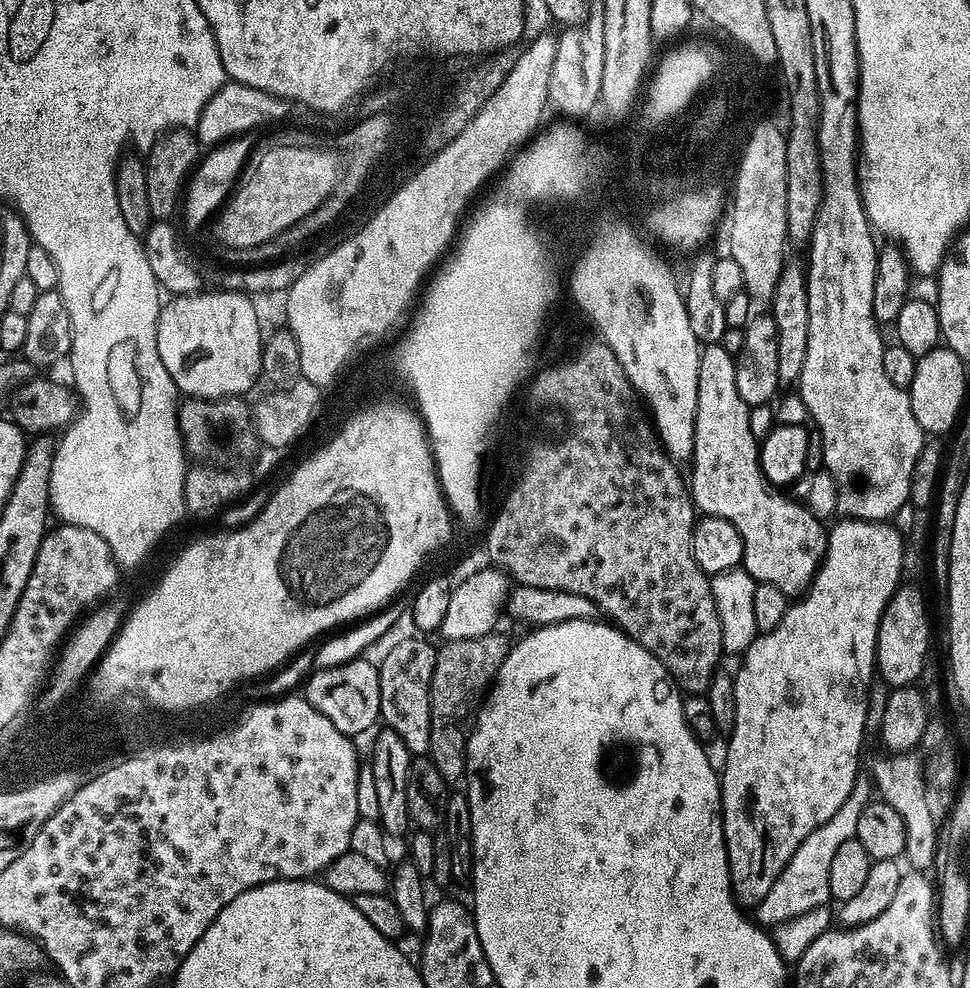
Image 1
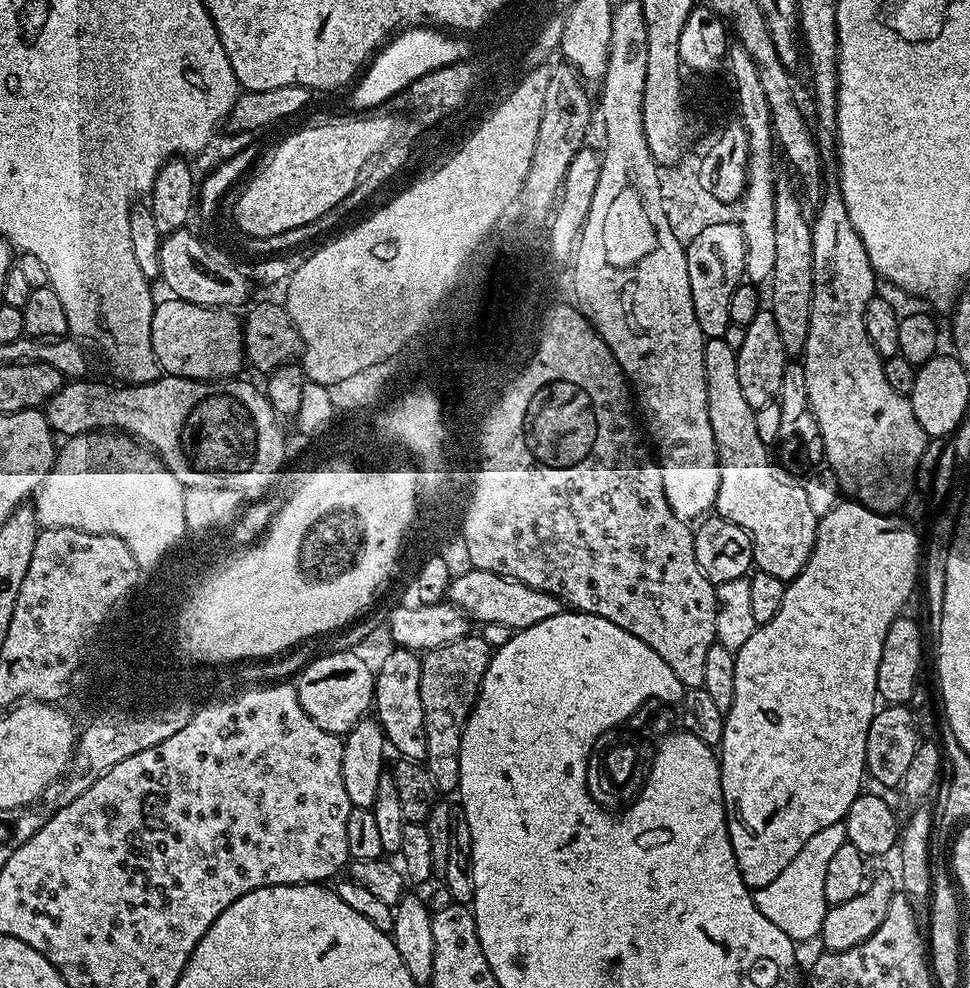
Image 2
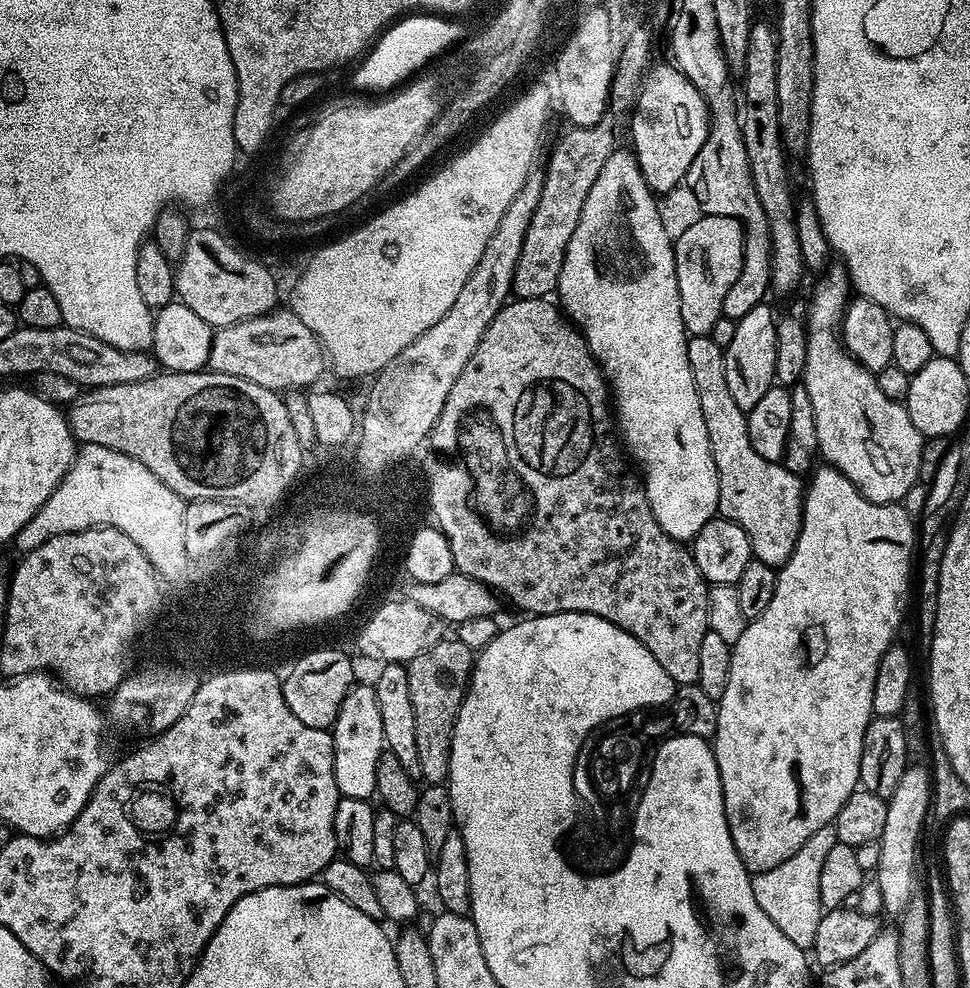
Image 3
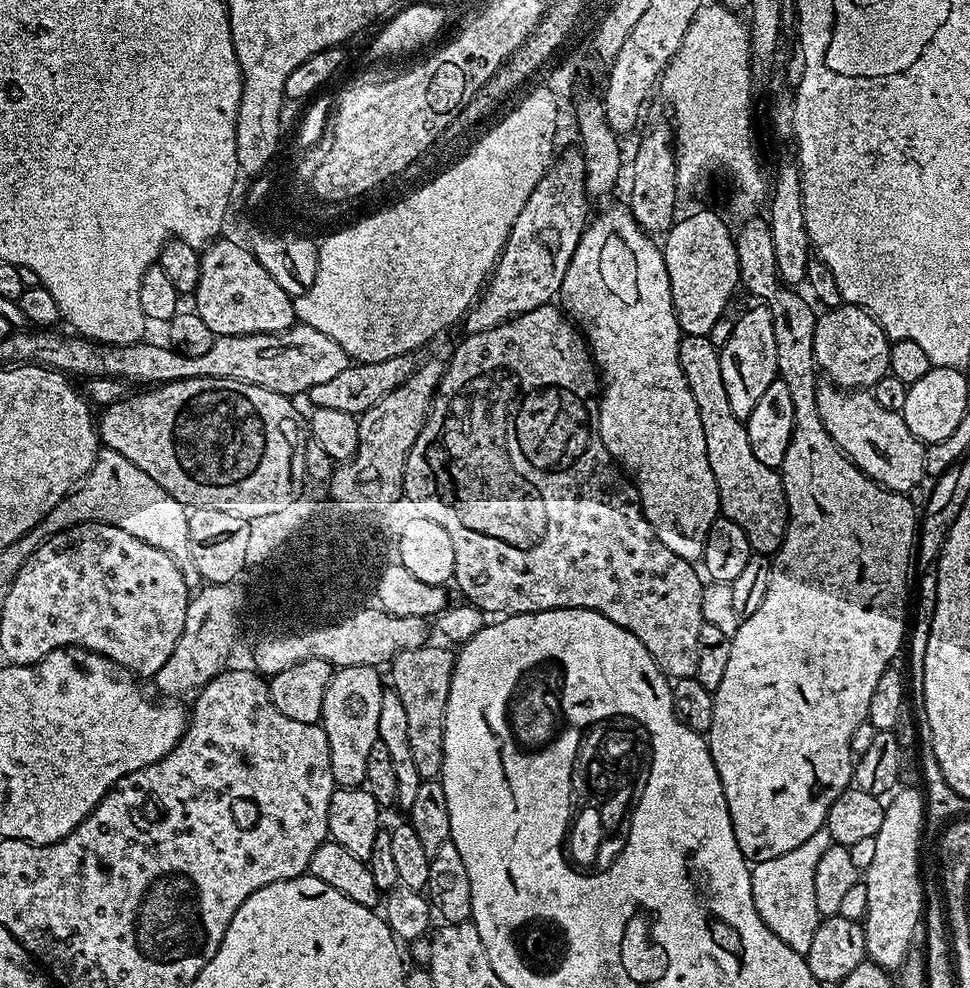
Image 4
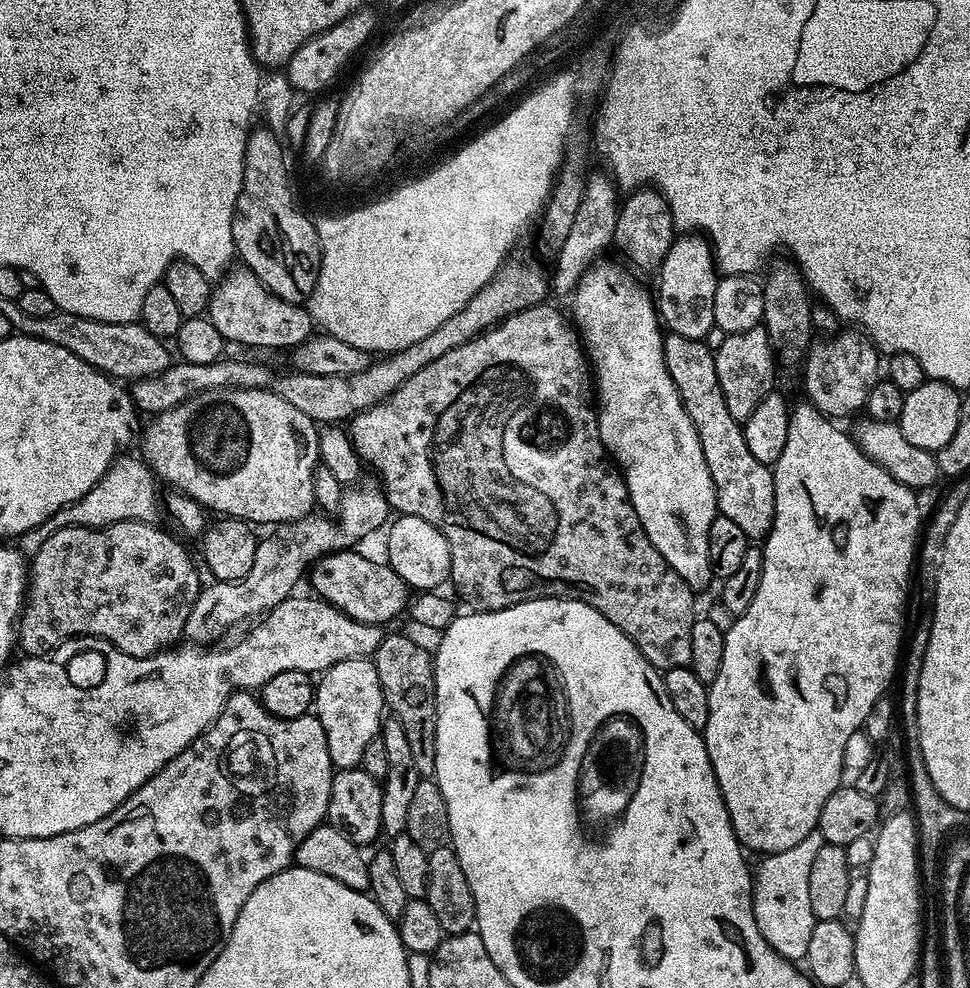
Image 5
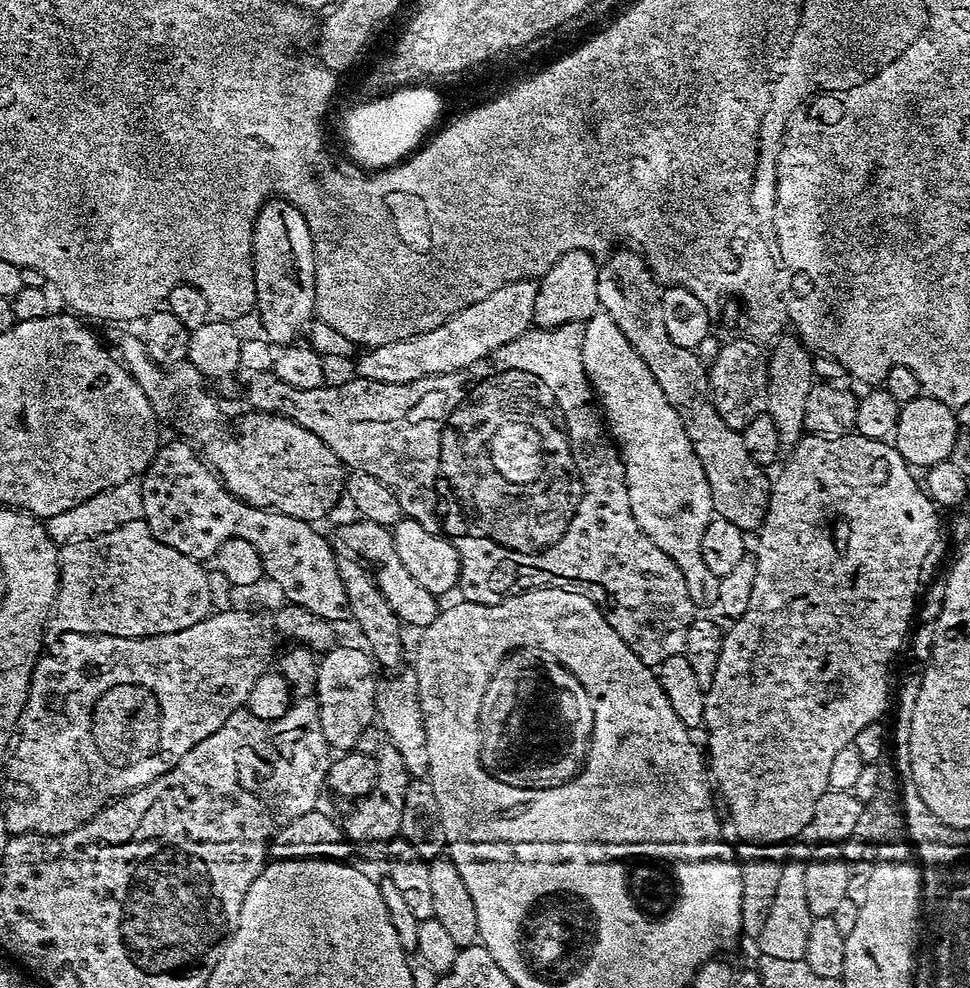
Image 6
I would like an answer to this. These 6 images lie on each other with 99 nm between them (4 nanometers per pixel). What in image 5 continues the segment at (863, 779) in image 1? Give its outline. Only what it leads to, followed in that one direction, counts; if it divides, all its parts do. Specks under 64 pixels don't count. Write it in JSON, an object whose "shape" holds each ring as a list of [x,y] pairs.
{"shape":[[[819,830],[811,832],[802,838],[802,842],[790,846],[790,850],[767,853],[754,870],[754,922],[758,922],[758,930],[762,930],[762,938],[766,938],[771,948],[793,962],[803,961],[810,946],[810,934],[814,934],[817,919],[810,907],[810,869],[824,844],[824,836]]]}

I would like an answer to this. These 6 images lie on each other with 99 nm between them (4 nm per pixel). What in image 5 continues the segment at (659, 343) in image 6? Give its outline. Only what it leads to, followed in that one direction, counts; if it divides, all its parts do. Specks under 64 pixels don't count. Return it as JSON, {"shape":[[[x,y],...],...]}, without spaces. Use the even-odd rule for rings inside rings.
{"shape":[[[651,186],[629,191],[625,196],[628,197],[625,200],[623,197],[616,214],[612,244],[625,256],[623,259],[633,269],[641,268],[644,272],[655,273],[678,235],[676,223],[670,214],[670,206],[664,200],[663,194]],[[665,335],[664,357],[666,370],[670,370],[670,378],[674,378],[674,386],[682,398],[682,406],[686,406],[686,414],[690,414],[690,422],[698,430],[698,442],[702,442],[702,454],[706,458],[706,466],[710,466],[710,478],[716,487],[716,507],[719,515],[730,518],[746,534],[749,541],[760,542],[767,536],[774,522],[774,478],[772,468],[758,462],[750,449],[746,447],[746,438],[741,421],[730,414],[726,407],[726,398],[722,398],[722,386],[718,386],[718,370],[713,349],[704,345],[703,340],[691,340],[681,336]]]}

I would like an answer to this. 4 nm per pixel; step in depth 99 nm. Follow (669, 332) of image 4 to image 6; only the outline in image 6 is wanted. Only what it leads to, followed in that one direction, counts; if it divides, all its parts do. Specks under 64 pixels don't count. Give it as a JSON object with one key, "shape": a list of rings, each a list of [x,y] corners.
{"shape":[[[597,310],[592,317],[583,321],[584,337],[582,338],[582,362],[592,385],[595,399],[602,409],[607,431],[620,450],[626,470],[626,482],[630,490],[630,510],[634,510],[634,518],[638,518],[638,526],[644,533],[682,570],[686,578],[686,590],[690,590],[690,598],[697,609],[710,610],[716,608],[718,602],[718,582],[720,577],[710,574],[706,562],[702,562],[702,530],[713,518],[710,486],[706,474],[702,470],[702,462],[698,454],[694,454],[694,446],[682,426],[682,418],[678,418],[678,410],[670,406],[666,394],[662,394],[662,386],[654,382],[654,374],[646,366],[634,348],[614,322],[614,318],[603,310]]]}

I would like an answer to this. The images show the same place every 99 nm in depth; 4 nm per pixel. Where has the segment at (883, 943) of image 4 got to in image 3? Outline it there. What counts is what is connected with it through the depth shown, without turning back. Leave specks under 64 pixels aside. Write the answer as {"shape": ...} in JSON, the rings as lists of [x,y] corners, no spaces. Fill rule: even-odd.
{"shape":[[[909,763],[894,794],[887,797],[886,827],[878,841],[880,857],[876,860],[876,884],[880,887],[880,900],[892,918],[899,917],[910,902],[916,884],[916,847],[920,844],[920,831],[924,819],[929,819],[932,807],[932,774],[923,763]],[[916,884],[916,885],[915,885]]]}

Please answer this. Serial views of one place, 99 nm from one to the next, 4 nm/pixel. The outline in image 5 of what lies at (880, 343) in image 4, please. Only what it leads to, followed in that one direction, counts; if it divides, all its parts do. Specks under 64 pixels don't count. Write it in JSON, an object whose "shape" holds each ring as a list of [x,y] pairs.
{"shape":[[[841,330],[834,336],[817,339],[802,365],[807,403],[829,418],[859,413],[870,390],[882,376],[882,356],[876,345],[863,331],[848,331],[852,332]]]}

